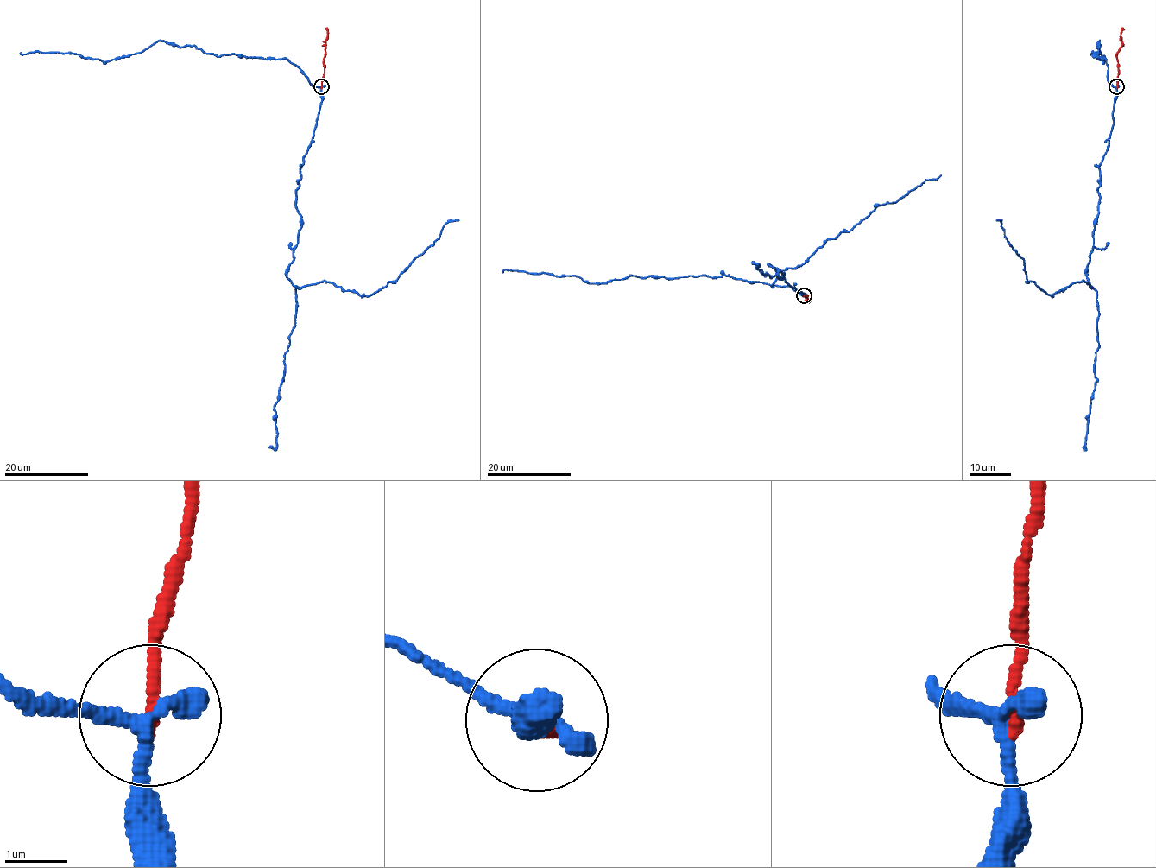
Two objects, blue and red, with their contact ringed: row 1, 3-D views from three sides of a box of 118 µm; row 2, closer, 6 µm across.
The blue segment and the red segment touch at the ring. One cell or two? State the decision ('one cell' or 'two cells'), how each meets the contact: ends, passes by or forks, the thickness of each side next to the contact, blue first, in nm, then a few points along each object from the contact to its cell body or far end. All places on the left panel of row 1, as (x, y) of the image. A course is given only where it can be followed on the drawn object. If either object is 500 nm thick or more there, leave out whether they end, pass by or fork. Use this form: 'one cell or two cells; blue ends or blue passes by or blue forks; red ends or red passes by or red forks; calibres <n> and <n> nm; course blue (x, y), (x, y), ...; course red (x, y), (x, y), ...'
two cells; blue passes by; red ends; calibres 280 and 220 nm; course blue (321, 86), (296, 190), (301, 224), (287, 272), (294, 285), (329, 281), (369, 296), (458, 219); course red (321, 86), (325, 28)

